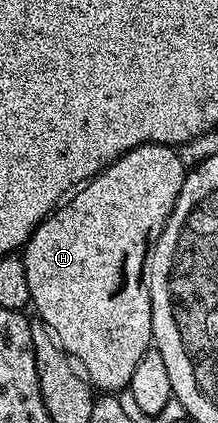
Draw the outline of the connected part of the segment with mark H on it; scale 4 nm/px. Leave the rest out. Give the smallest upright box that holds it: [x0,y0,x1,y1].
[23,145,187,390]

